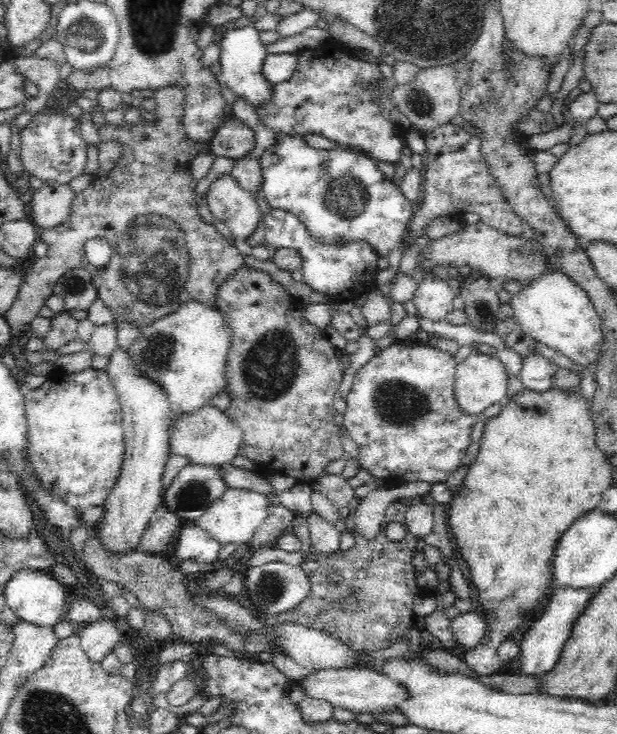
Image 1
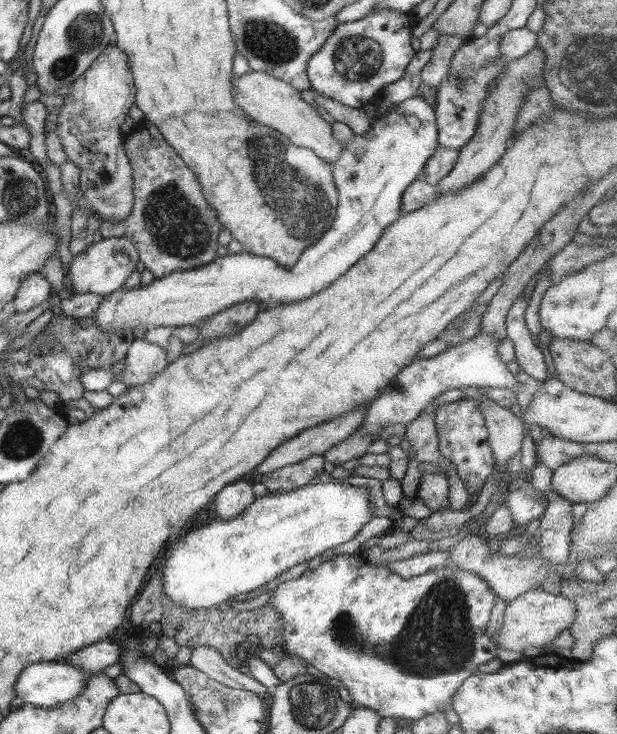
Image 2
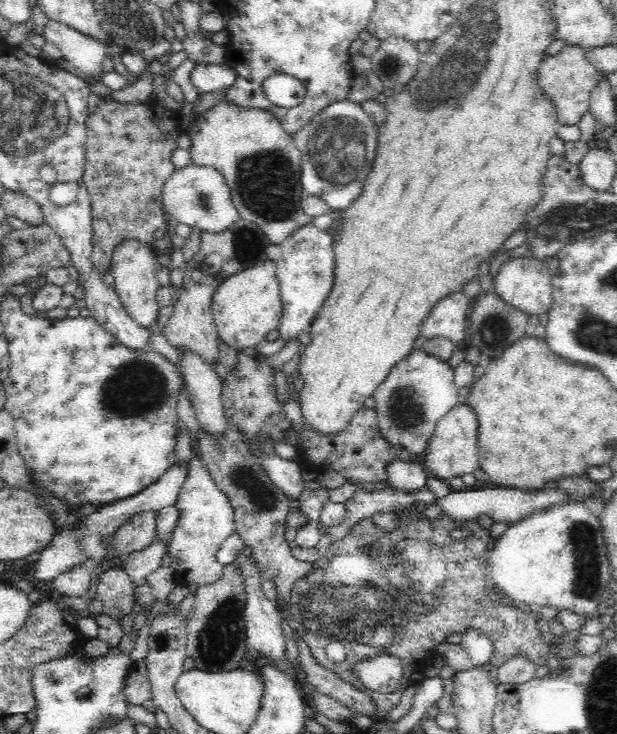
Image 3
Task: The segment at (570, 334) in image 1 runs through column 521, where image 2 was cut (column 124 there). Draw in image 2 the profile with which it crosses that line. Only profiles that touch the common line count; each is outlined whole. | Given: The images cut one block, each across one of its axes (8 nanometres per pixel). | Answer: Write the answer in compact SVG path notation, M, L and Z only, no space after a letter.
M420 94L413 98L395 103L381 117L375 118L369 130L361 136L354 135L351 143L343 145L343 152L331 164L333 184L338 192L336 215L332 226L310 248L303 250L298 262L291 269L283 269L272 259L240 252L216 257L209 265L195 270L174 271L163 278L154 279L151 284L132 290L117 290L102 298L102 302L91 317L95 325L103 331L121 331L125 328L134 330L143 327L156 334L167 330L198 324L203 319L225 308L245 301L263 302L269 306L281 306L309 299L328 288L334 280L343 275L357 263L379 241L383 230L399 219L401 214L401 196L403 191L422 172L427 159L438 147L436 116L434 110L423 100Z

